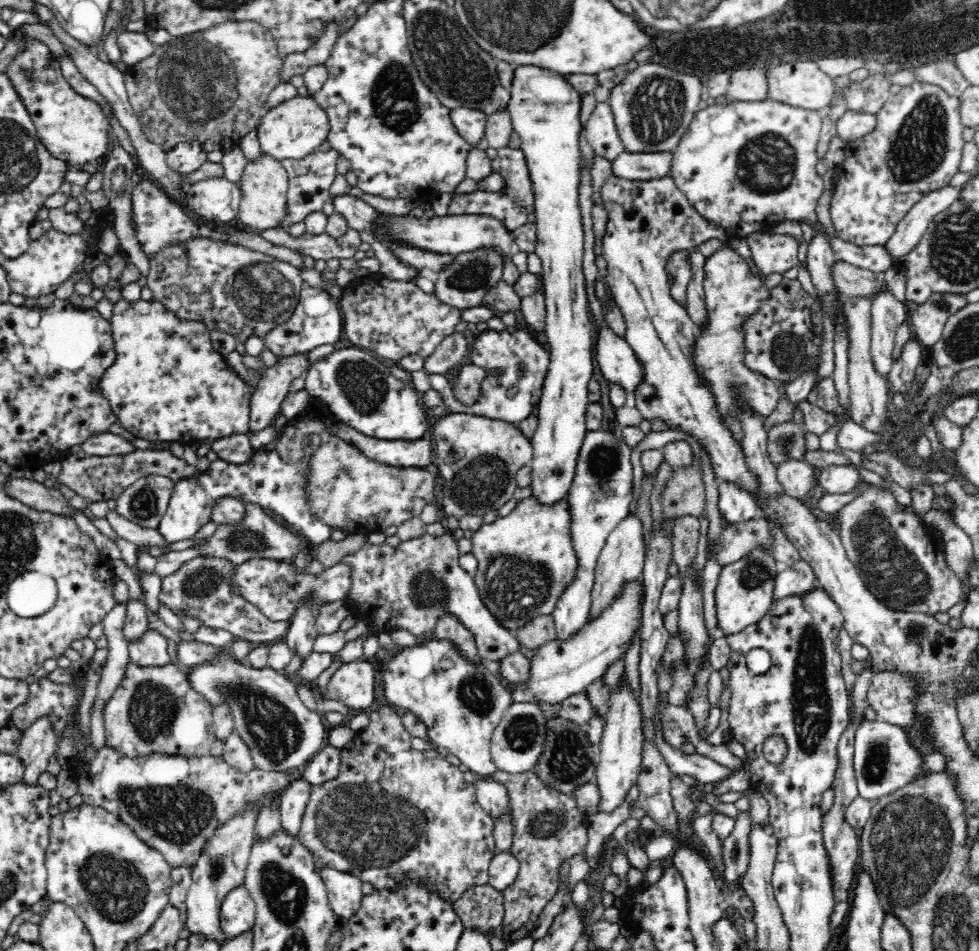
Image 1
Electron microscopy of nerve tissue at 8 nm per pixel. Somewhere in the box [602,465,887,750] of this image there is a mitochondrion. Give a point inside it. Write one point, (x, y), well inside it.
(754, 573)

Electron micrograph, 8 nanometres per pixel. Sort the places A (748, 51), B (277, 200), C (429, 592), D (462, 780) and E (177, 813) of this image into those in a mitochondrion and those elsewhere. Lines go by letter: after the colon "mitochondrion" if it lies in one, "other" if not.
A: mitochondrion
B: other
C: mitochondrion
D: other
E: mitochondrion

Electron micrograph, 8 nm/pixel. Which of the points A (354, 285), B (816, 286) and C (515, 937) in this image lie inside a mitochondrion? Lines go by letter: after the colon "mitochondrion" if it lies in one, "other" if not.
A: other
B: other
C: other

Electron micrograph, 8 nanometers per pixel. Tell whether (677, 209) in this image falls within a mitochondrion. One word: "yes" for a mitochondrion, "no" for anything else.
no

